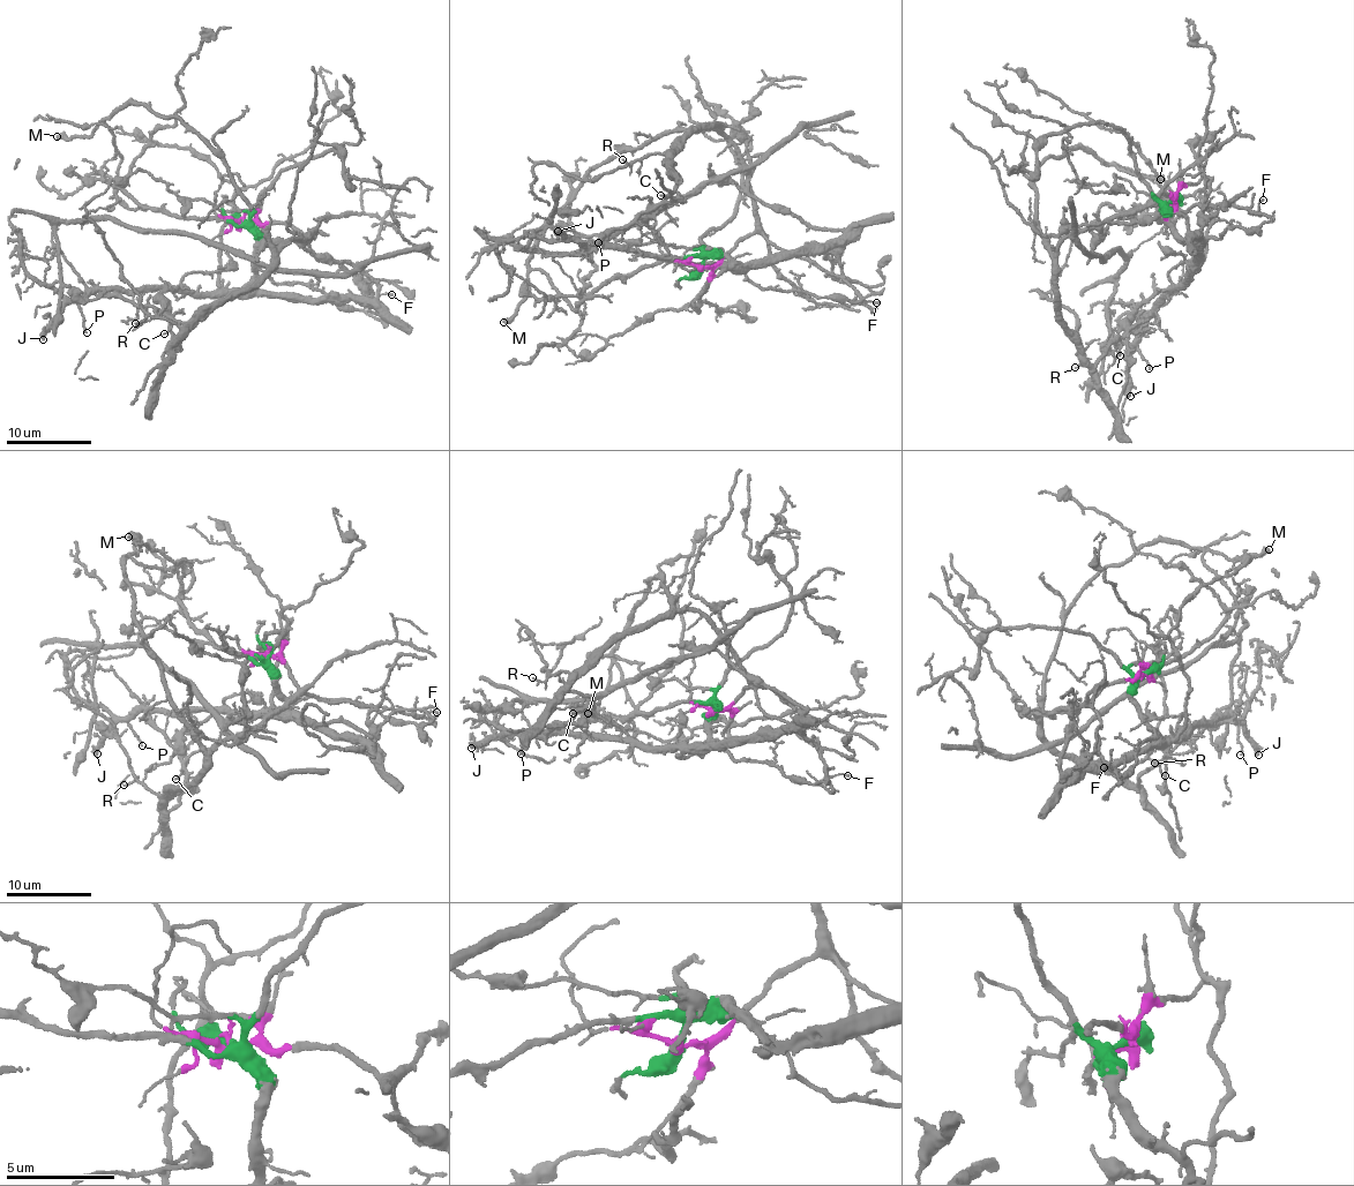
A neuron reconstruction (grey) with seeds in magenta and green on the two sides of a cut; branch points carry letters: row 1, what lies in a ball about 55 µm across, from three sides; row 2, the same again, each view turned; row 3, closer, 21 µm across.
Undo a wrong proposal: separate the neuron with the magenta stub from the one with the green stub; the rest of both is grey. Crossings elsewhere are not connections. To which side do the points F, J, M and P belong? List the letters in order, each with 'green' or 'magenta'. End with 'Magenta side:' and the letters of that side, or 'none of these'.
F: magenta
J: green
M: magenta
P: green
Magenta side: F, M

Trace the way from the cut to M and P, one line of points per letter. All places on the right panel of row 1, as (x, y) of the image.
M: (1172, 202), (1162, 192), (1070, 234), (1055, 256), (1035, 218), (1035, 169), (1070, 148), (1159, 178)
P: (1172, 202), (1166, 205), (1169, 224), (1192, 247), (1195, 263), (1180, 284), (1141, 322), (1138, 346), (1150, 368)

